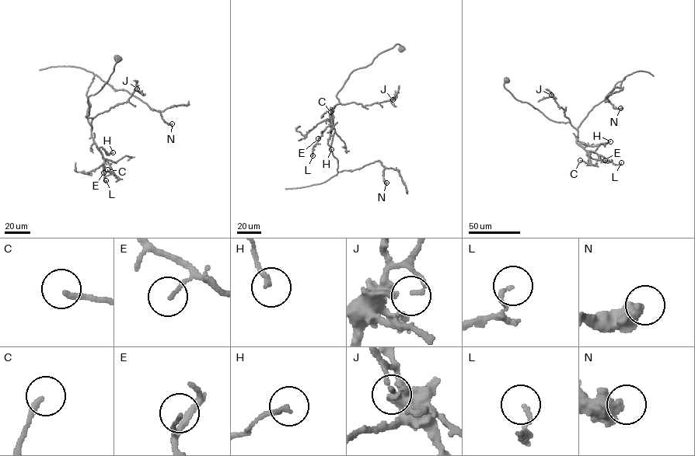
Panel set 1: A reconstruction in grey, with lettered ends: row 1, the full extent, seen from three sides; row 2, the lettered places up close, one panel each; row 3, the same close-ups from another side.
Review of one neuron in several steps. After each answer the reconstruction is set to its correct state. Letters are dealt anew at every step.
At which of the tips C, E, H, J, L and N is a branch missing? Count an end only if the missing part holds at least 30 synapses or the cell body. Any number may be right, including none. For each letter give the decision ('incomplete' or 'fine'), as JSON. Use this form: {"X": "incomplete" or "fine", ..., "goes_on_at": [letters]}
{"C": "fine", "E": "fine", "H": "fine", "J": "fine", "L": "fine", "N": "fine", "goes_on_at": []}

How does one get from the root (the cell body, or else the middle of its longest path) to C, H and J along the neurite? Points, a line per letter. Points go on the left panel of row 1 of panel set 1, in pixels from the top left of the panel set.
C: (116, 59), (106, 81), (89, 95), (85, 116), (92, 118), (94, 143), (115, 175), (107, 169)
H: (116, 59), (106, 81), (89, 95), (85, 116), (92, 118), (94, 143), (106, 154), (113, 152)
J: (116, 59), (106, 81), (98, 92), (89, 95), (89, 114), (85, 116), (93, 118), (127, 102), (137, 88)

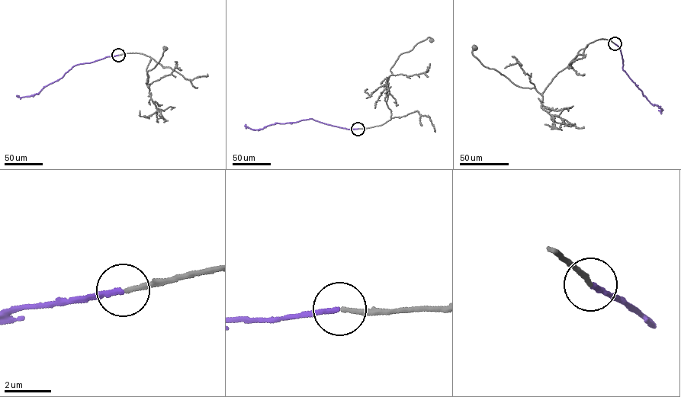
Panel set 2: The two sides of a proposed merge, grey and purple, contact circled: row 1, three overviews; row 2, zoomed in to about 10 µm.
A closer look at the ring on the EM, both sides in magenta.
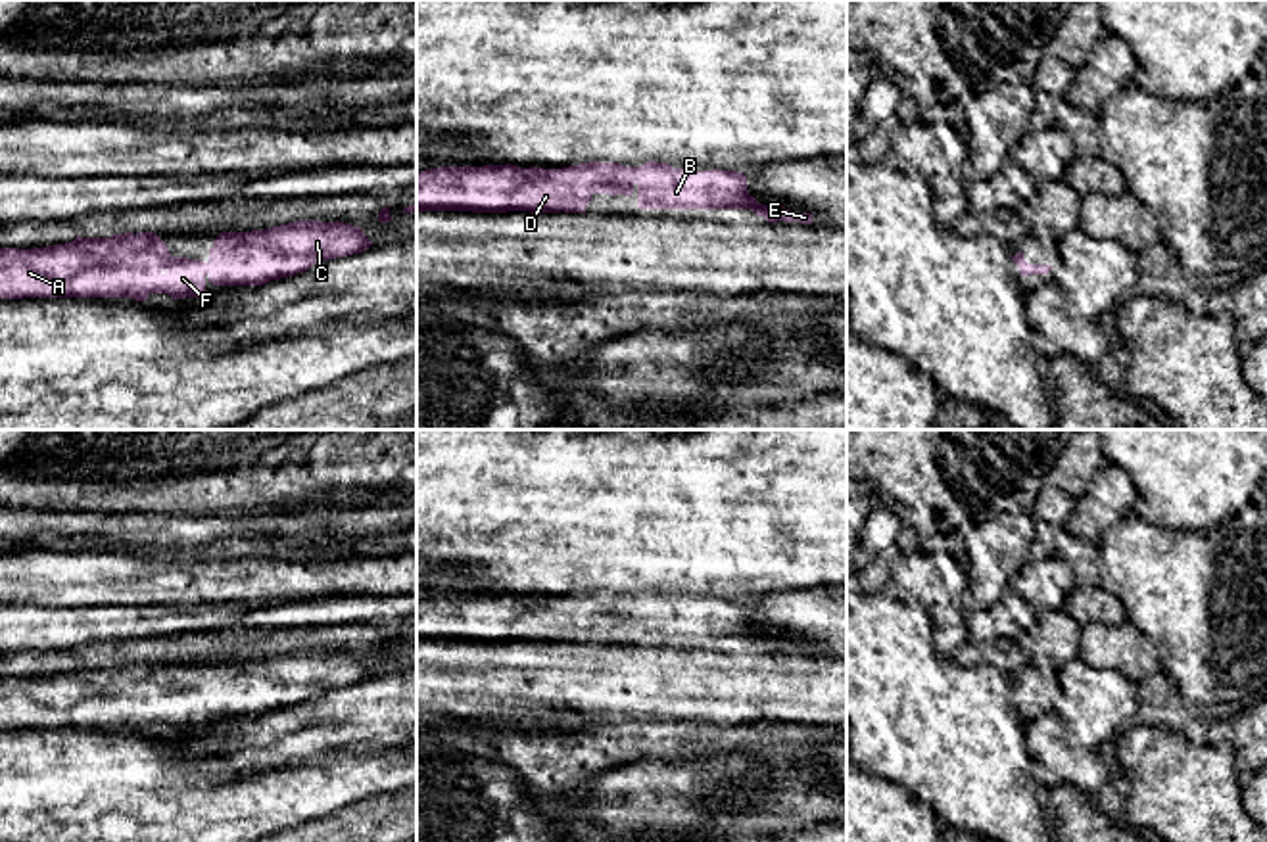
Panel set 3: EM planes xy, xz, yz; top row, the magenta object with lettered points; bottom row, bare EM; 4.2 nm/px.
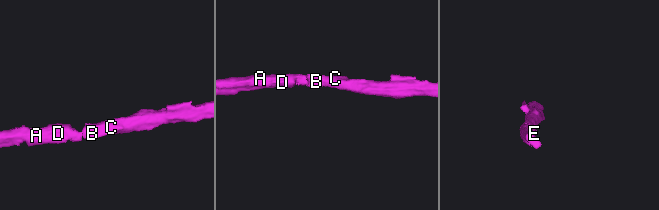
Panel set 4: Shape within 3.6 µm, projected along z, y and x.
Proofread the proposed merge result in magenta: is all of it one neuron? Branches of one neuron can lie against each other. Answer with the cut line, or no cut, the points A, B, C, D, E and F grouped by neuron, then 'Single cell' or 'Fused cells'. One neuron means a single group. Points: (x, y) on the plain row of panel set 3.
No split. Groups: A B C D E F. Single cell

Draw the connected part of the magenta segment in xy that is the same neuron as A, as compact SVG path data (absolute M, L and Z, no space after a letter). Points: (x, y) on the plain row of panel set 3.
M296 650L265 660L251 662L221 662L209 679L209 690L194 690L188 687L173 687L165 671L154 662L125 662L109 667L81 667L73 671L46 675L46 677L0 677L0 727L132 727L146 731L154 723L169 723L171 729L205 725L205 712L213 715L263 715L271 710L280 710L305 702L313 694L336 687L347 687L369 679L372 671L365 662L347 652L323 652L323 650Z

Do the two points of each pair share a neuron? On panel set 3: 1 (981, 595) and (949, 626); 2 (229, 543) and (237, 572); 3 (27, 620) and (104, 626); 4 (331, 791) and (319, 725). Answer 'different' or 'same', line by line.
1: different
2: different
3: same
4: different

